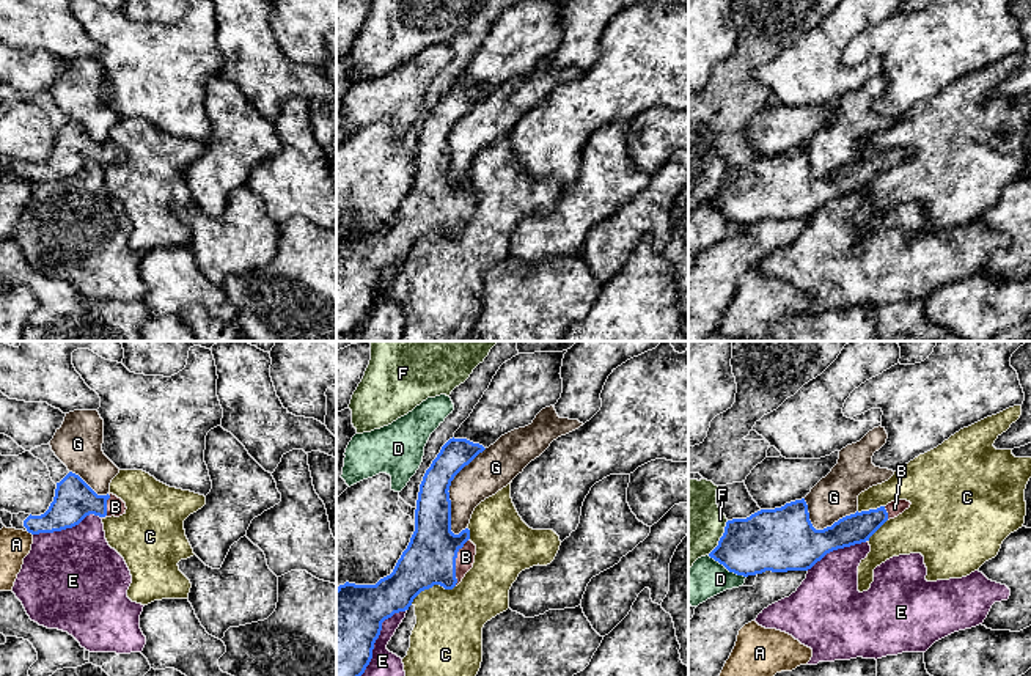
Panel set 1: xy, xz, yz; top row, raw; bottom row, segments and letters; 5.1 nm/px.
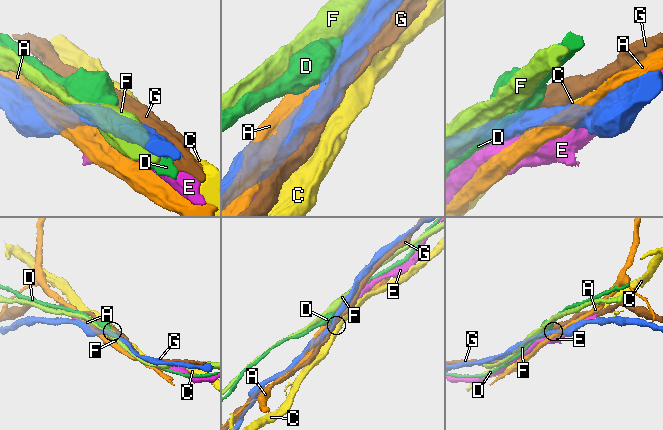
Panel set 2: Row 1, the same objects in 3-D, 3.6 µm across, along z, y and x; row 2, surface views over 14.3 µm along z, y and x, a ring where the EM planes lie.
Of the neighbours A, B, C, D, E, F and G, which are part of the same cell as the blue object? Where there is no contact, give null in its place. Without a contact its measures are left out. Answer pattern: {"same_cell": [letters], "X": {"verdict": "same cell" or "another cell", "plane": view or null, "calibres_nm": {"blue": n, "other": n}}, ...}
{"same_cell": ["B"], "A": {"verdict": "another cell", "plane": "xy", "calibres_nm": {"blue": 190, "other": 160}}, "B": {"verdict": "same cell", "plane": "xz", "calibres_nm": {"blue": 260, "other": 100}}, "C": {"verdict": "another cell", "plane": "xz", "calibres_nm": {"blue": 260, "other": 340}}, "D": {"verdict": "another cell", "plane": "yz", "calibres_nm": {"blue": 300, "other": 190}}, "E": {"verdict": "another cell", "plane": "xz", "calibres_nm": {"blue": 420, "other": 130}}, "F": {"verdict": "another cell", "plane": "yz", "calibres_nm": {"blue": 320, "other": 360}}, "G": {"verdict": "another cell", "plane": "xz", "calibres_nm": {"blue": 200, "other": 220}}}

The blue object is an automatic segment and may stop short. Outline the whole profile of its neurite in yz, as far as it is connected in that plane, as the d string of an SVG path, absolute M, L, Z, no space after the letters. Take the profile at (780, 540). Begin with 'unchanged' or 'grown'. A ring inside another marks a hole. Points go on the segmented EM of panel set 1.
grown; M805 498L795 500L781 508L761 509L747 519L728 520L709 557L743 577L765 571L808 571L833 550L869 541L886 520L897 517L910 505L907 500L896 500L816 530Z

